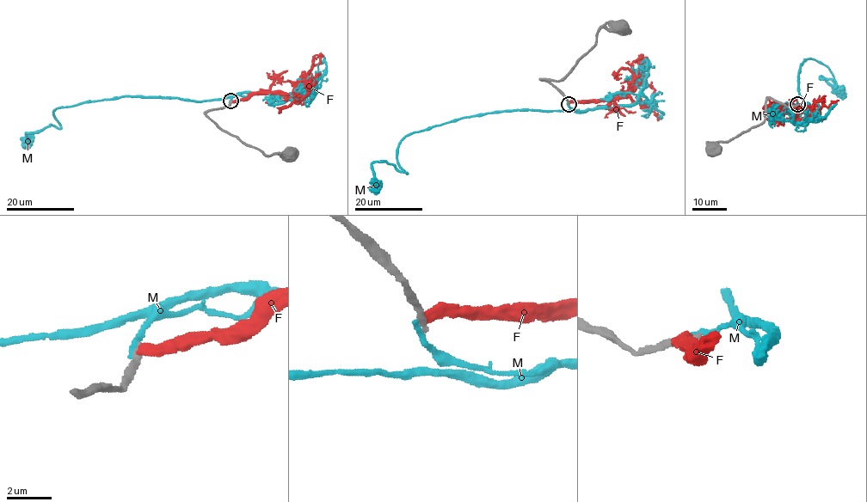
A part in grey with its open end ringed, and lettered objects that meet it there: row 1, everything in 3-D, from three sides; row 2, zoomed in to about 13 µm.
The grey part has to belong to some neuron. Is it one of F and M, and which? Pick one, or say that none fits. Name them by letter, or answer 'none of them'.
none of them

